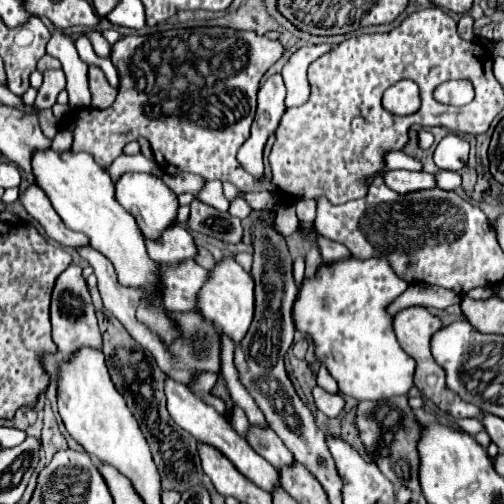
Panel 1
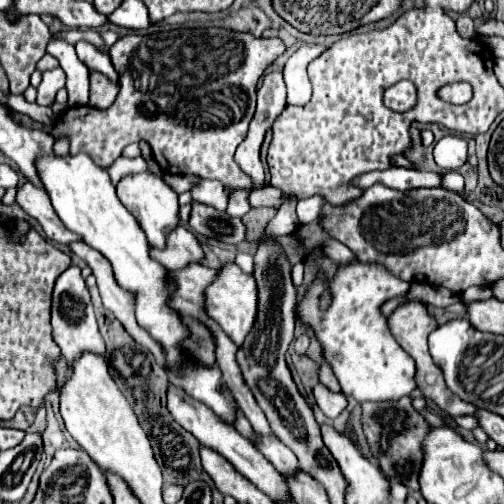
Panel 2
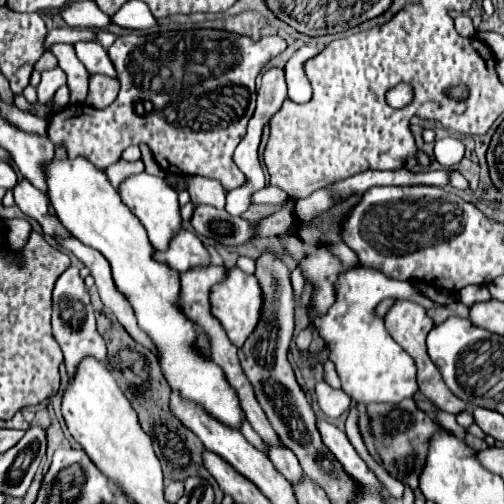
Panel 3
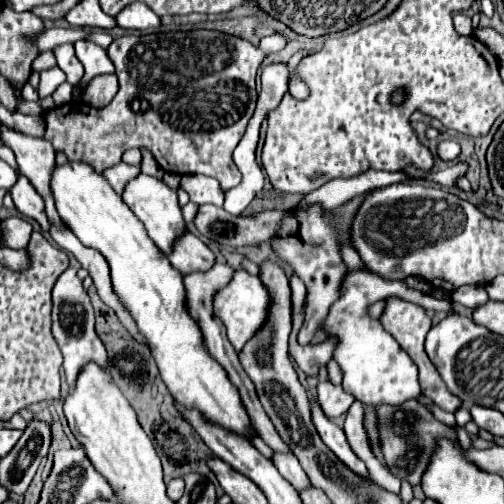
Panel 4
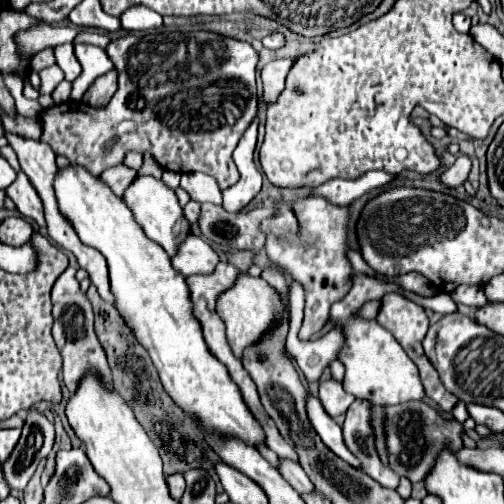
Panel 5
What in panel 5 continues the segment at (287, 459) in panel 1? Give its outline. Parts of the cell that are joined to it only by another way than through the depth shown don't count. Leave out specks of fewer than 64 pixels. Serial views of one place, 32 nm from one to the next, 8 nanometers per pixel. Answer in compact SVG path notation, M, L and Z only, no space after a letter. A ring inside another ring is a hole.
M280 460L280 474L284 480L298 492L298 494L308 494L314 492L314 484L308 480L306 472L302 470L300 464L290 462L290 460Z

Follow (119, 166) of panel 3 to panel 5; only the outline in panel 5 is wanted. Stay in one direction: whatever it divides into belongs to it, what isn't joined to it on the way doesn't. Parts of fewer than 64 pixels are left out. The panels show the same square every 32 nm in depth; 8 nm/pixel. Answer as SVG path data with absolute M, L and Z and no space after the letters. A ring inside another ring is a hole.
M124 164L114 166L114 168L106 170L106 172L100 176L100 180L104 180L108 186L112 186L112 190L116 192L116 196L120 196L120 198L124 196L128 184L130 184L134 178L136 178L136 170L124 166Z

